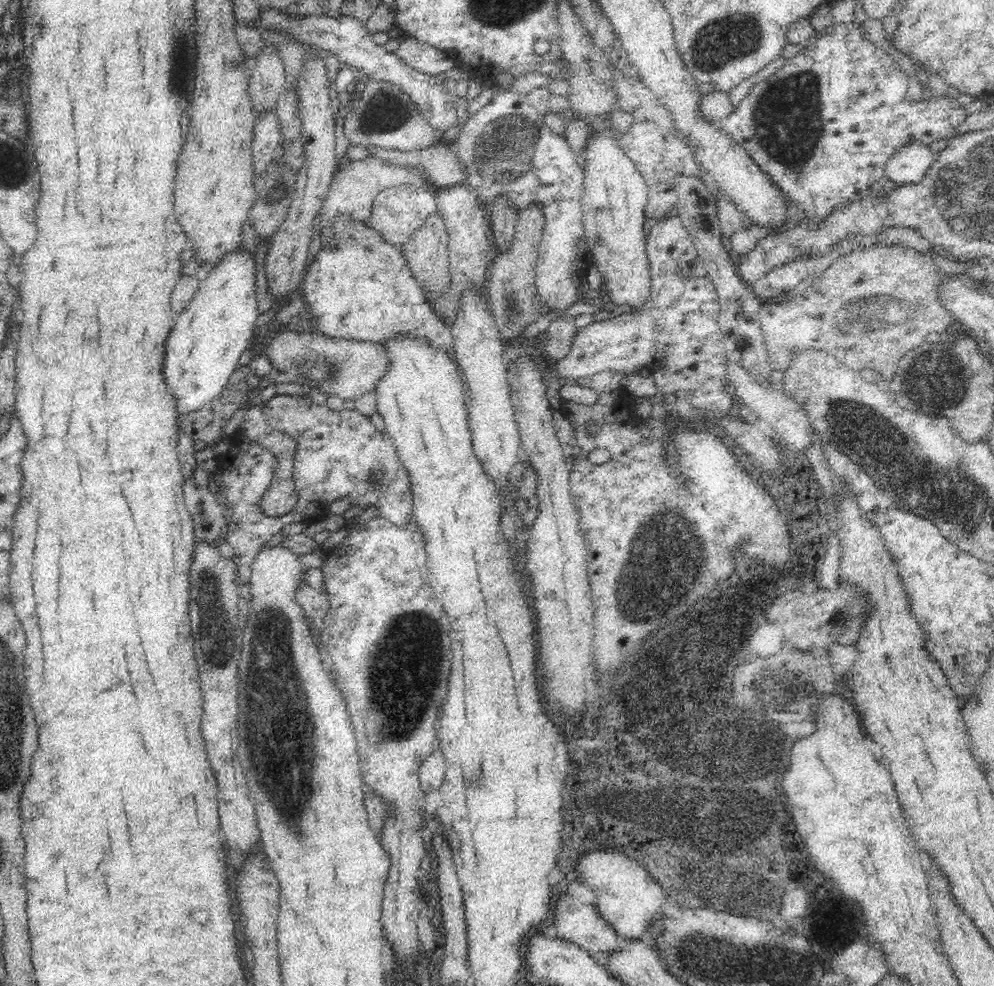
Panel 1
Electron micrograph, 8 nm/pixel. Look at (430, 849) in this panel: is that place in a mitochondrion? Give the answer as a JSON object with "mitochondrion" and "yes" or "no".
{"mitochondrion":"no"}

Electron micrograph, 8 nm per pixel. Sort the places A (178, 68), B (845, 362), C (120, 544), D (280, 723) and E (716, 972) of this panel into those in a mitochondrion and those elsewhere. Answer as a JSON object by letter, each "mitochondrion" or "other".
{"A":"mitochondrion","B":"other","C":"other","D":"mitochondrion","E":"mitochondrion"}

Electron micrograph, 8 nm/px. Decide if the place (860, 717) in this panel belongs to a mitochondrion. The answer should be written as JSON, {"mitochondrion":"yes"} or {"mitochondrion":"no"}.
{"mitochondrion":"no"}

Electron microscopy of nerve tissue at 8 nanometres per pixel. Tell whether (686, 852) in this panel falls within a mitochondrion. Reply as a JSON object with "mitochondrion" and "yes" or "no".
{"mitochondrion":"yes"}

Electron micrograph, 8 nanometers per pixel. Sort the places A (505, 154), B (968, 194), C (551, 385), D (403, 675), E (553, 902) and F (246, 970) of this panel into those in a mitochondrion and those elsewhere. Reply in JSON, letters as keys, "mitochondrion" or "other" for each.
{"A":"mitochondrion","B":"mitochondrion","C":"other","D":"mitochondrion","E":"other","F":"other"}

